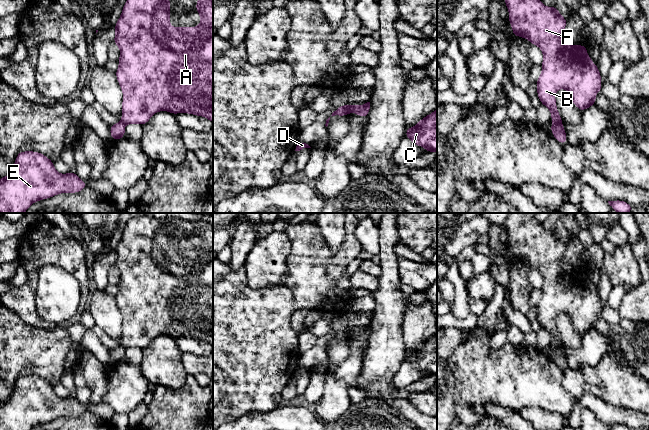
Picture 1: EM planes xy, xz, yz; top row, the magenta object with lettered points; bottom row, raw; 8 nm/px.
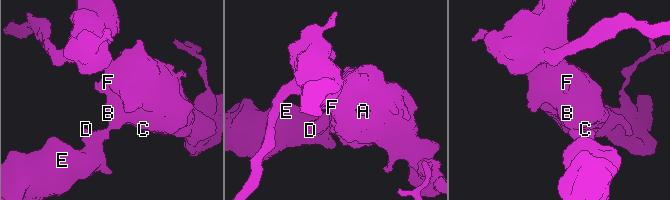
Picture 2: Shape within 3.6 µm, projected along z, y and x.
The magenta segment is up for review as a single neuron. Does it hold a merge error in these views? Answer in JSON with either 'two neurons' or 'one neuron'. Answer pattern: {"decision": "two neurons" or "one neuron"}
{"decision": "two neurons"}

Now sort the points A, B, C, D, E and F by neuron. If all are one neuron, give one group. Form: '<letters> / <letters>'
A B C F / D E

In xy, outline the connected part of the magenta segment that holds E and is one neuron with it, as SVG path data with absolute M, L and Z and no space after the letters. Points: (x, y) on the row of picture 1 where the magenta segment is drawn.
M22 151L12 171L0 178L0 213L24 213L33 203L61 193L77 193L87 187L73 170L61 174L45 155Z

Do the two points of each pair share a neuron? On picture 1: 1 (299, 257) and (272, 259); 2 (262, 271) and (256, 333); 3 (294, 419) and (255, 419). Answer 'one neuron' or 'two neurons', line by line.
1: two neurons
2: two neurons
3: one neuron

